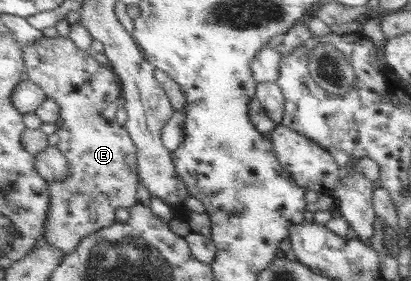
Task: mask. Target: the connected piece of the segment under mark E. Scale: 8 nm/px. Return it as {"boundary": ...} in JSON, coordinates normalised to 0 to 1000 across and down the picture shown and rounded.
{"boundary":[[[165,128],[105,135],[71,164],[56,164],[63,263],[95,302],[117,349],[148,377],[136,477],[144,488],[144,527],[163,559],[173,616],[161,641],[134,641],[122,651],[124,747],[114,772],[114,815],[105,829],[107,865],[124,868],[131,890],[170,904],[190,886],[192,865],[219,833],[241,826],[263,804],[280,801],[285,740],[314,744],[338,722],[336,626],[336,523],[319,495],[316,470],[304,448],[285,441],[290,370],[285,356],[297,345],[297,299],[285,278],[287,263],[263,235],[226,206],[224,181],[197,178]]]}

